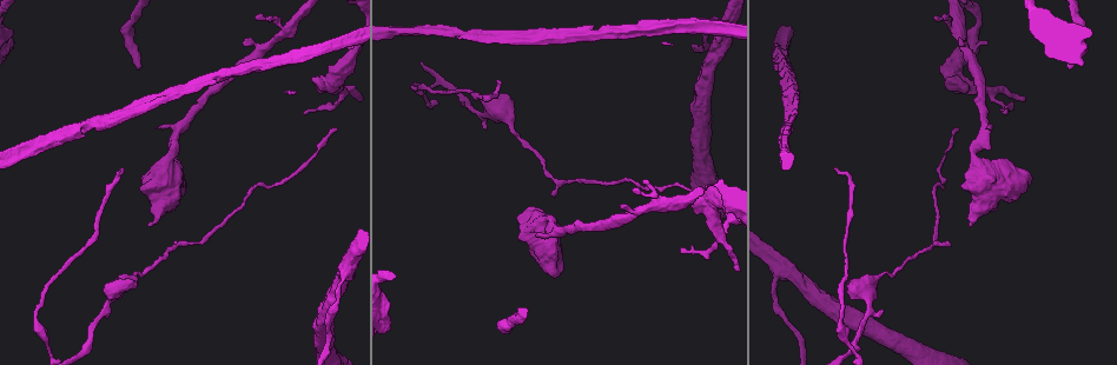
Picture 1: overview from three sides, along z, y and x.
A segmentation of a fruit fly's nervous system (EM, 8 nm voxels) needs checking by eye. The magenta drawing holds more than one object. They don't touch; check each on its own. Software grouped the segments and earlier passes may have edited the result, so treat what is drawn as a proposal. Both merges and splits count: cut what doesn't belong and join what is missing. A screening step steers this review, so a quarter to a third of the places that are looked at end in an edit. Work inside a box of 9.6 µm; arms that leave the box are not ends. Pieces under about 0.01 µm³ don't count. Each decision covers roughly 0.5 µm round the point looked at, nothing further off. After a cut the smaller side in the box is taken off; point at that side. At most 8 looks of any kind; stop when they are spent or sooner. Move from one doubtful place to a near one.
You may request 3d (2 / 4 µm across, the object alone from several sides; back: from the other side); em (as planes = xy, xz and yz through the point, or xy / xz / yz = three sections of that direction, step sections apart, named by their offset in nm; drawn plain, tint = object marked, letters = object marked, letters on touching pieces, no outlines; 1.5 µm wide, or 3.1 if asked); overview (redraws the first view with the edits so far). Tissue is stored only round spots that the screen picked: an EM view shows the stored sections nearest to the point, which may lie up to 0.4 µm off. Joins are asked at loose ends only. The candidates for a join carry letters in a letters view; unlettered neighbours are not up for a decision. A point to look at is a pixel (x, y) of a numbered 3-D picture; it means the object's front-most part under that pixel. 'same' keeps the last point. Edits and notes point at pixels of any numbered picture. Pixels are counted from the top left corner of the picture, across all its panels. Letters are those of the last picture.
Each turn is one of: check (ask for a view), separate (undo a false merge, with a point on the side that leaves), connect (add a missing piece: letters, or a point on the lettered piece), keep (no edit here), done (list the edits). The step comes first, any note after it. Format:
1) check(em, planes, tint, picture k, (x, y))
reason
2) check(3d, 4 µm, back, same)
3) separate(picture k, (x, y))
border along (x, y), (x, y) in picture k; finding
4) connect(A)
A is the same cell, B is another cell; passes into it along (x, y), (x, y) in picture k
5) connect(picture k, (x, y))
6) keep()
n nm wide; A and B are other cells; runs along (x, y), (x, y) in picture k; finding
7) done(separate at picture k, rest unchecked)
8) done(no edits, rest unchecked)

check(em, xz, step 4, plain, picture 1, (957, 127))
free end

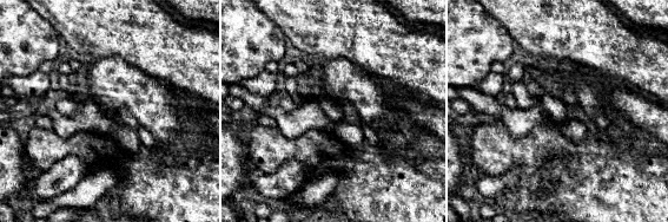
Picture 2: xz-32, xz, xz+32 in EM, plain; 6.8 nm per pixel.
check(em, xz, step 4, letters, same)
see the neighbours

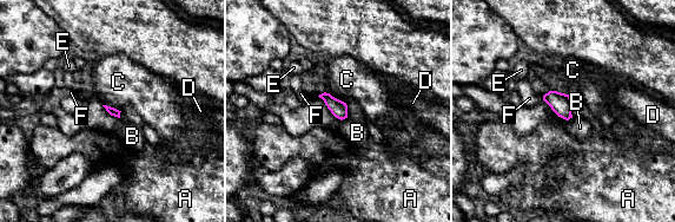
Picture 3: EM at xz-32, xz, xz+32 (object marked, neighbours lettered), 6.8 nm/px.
keep()
A, B, C, D, E and F are other cells; border along (325, 91), (346, 103) in picture 3; none of them fits

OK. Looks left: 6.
check(em, planes, letters, picture 1, (344, 272))
thin neck

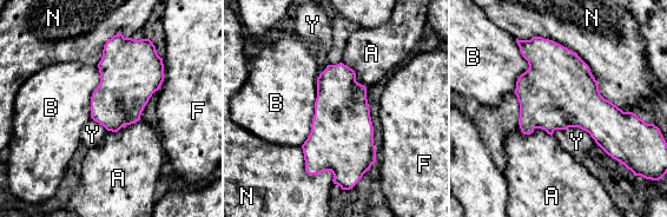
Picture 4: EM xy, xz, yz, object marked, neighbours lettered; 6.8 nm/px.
keep()
360 nm wide; A, B, F, N and Y are other cells; border along (552, 133), (580, 127), (598, 144) in picture 4; all the same neuron

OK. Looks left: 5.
check(em, planes, plain, picture 1, (137, 67))
branch stops here

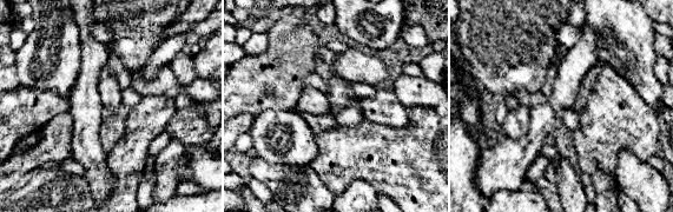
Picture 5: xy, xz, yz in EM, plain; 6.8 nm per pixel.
check(em, planes, letters, same)
see the neighbours

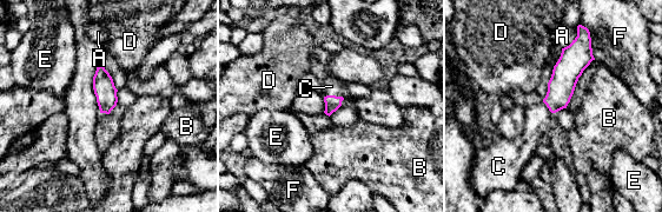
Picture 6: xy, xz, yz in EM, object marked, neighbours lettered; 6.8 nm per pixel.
connect(C)
110 nm wide; C is the same cell, A, B, D, E and F are other cells; passes into it along (332, 103), (332, 95), (331, 86) in picture 6; the neuron continues

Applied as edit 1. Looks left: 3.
done(connect at picture 6, rest unchecked)

